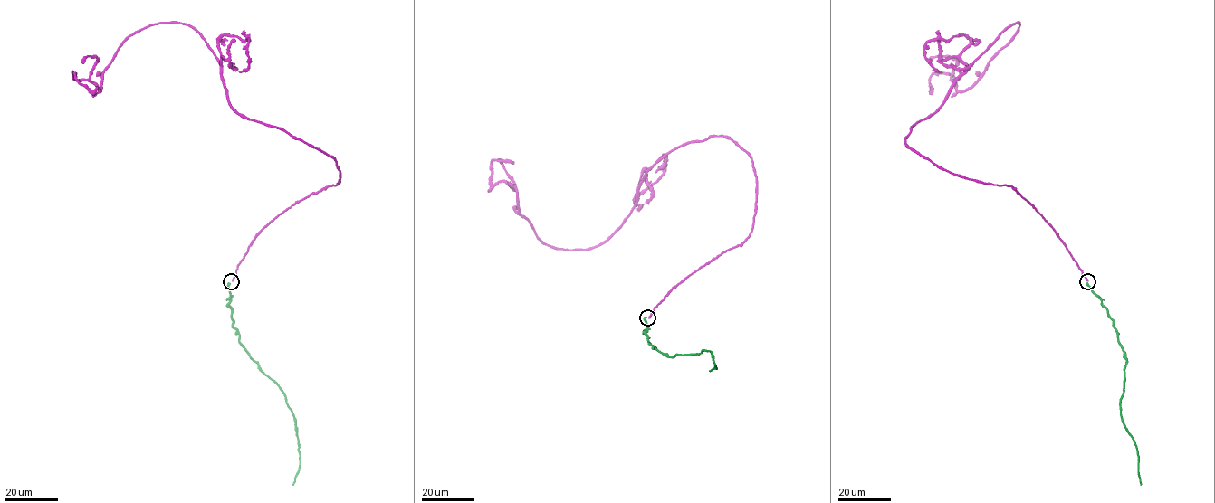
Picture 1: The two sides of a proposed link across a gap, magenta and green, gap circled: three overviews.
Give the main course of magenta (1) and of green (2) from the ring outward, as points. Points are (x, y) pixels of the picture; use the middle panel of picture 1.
1: (649, 317), (747, 238), (750, 156), (684, 144), (586, 249), (544, 244), (492, 185), (513, 163)
2: (646, 317), (645, 332), (649, 344), (669, 356), (710, 352), (716, 368), (709, 371)

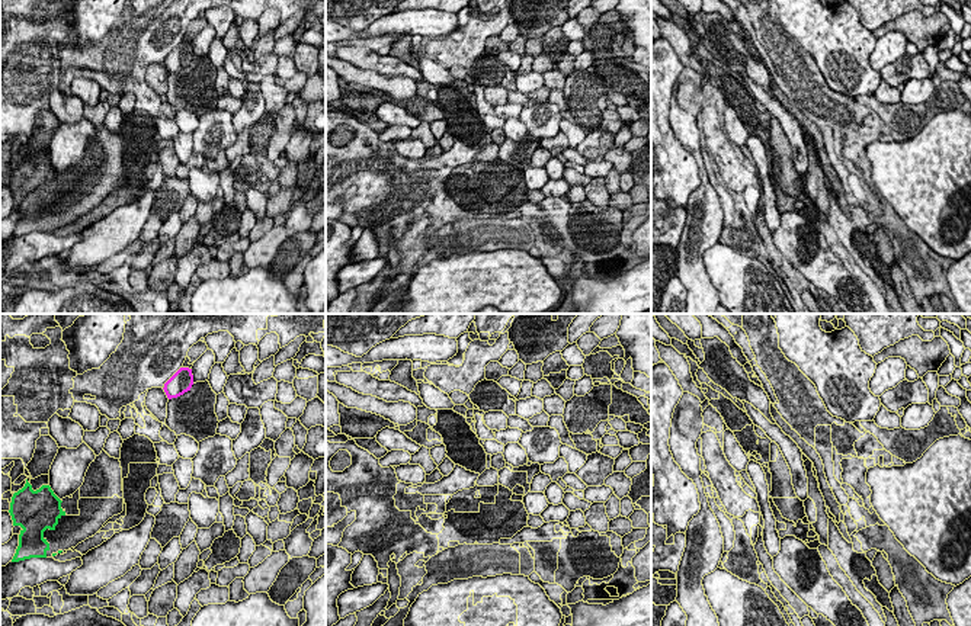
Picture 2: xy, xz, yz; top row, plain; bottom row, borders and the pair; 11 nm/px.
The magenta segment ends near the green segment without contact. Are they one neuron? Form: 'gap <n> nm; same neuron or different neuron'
gap 1650 nm; different neuron

